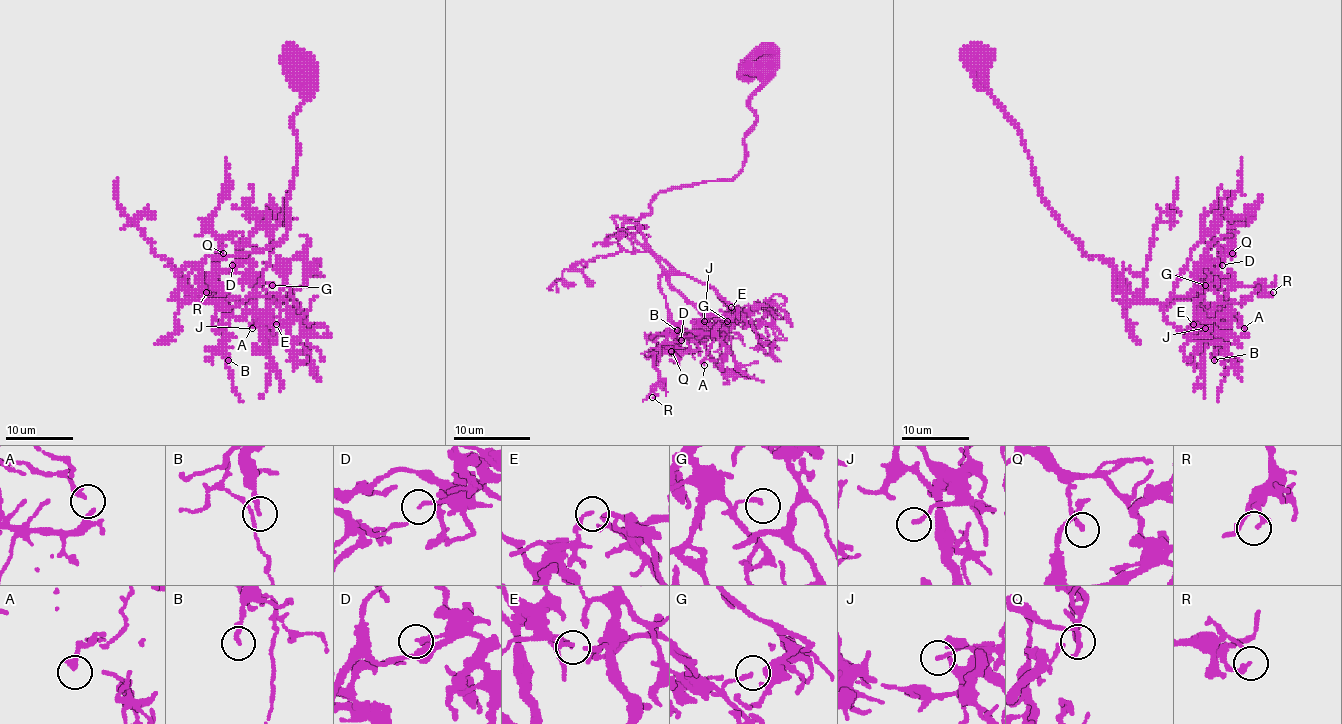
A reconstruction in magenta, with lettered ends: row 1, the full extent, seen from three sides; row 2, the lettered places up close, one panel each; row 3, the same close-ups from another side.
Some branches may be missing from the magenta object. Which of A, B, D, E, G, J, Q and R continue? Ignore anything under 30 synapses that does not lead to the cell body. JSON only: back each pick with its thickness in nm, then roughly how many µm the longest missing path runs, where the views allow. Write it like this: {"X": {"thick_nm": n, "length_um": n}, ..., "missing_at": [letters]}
{"missing_at": []}

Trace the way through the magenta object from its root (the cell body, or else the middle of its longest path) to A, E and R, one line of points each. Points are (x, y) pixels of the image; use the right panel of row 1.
A: (985, 59), (987, 91), (1016, 125), (1044, 204), (1127, 284), (1124, 302), (1197, 299), (1244, 328)
E: (985, 59), (987, 91), (1016, 125), (1044, 204), (1127, 284), (1127, 306), (1197, 299), (1208, 314), (1193, 324)
R: (985, 59), (1044, 204), (1127, 284), (1127, 306), (1154, 302), (1193, 333), (1230, 289), (1273, 292)

